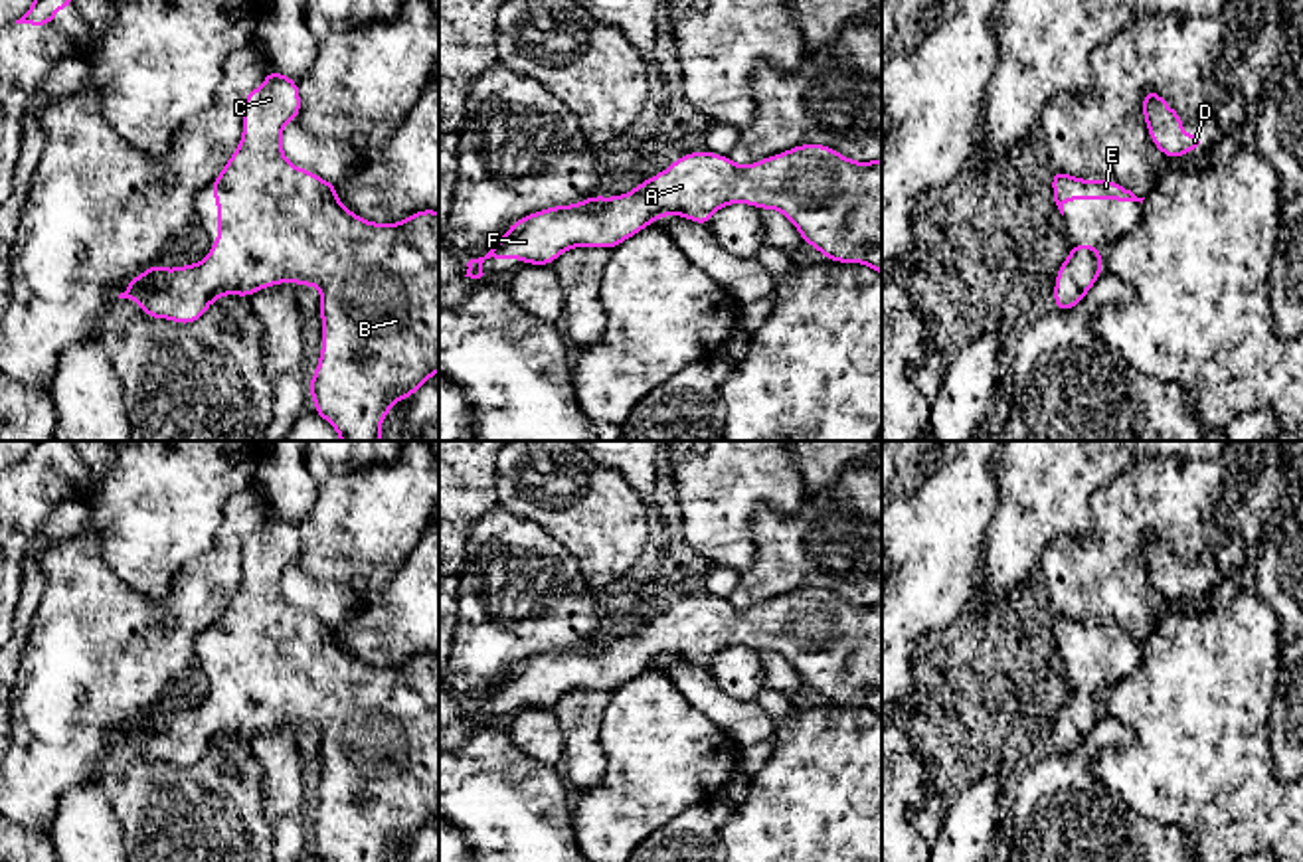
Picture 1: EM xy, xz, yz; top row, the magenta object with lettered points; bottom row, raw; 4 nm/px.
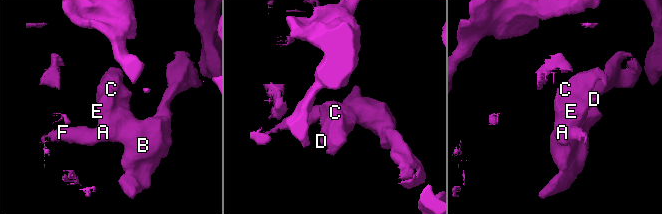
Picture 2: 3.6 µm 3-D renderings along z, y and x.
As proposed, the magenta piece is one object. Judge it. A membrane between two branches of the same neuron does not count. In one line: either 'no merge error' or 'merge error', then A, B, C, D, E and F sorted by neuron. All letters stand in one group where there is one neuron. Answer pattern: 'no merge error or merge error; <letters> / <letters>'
no merge error; A B C D E F

